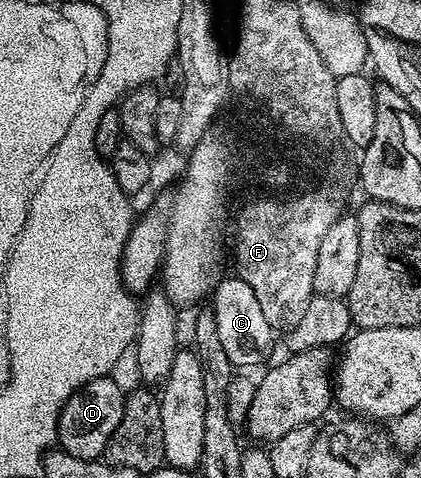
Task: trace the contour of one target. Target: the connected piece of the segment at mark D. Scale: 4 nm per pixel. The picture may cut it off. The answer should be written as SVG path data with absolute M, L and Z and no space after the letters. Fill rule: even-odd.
M110 376L93 378L66 401L58 417L57 445L80 460L101 459L112 432L116 432L116 424L120 424L120 416L124 416L126 394L112 379Z

